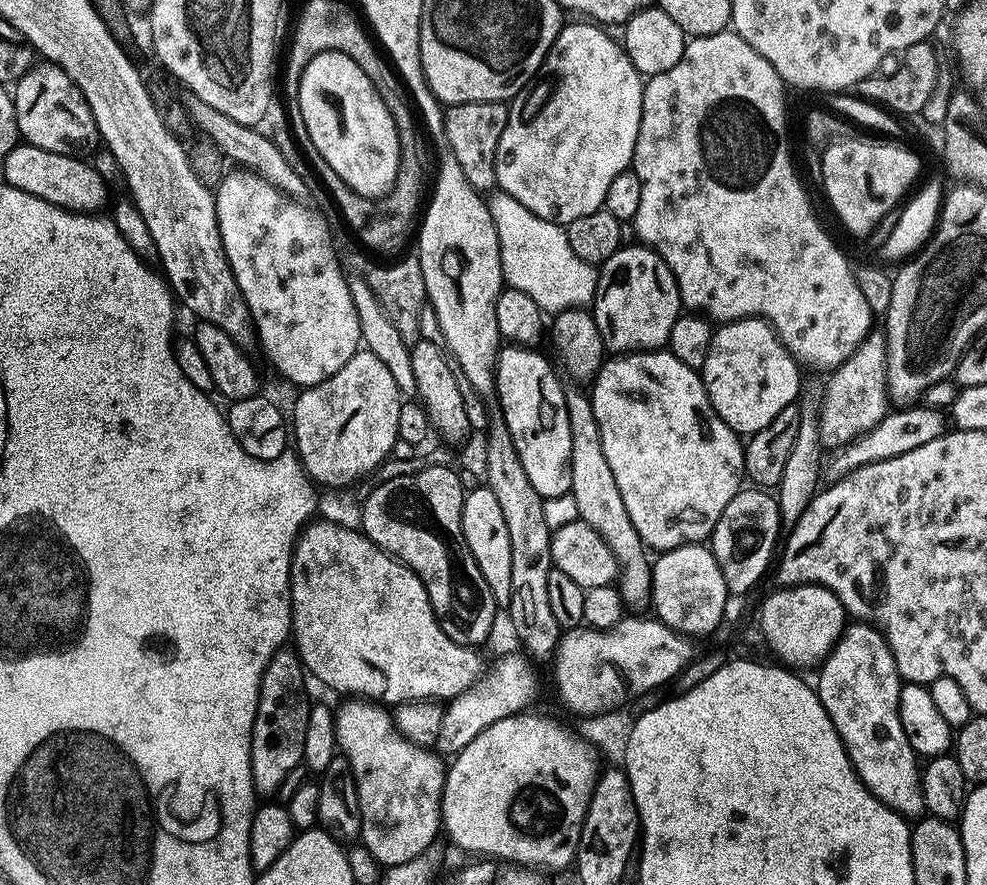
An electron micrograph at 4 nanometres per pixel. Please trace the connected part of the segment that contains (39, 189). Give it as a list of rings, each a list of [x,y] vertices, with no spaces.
[[[20,142],[10,150],[10,154],[6,154],[2,162],[2,180],[18,190],[26,190],[26,194],[34,194],[34,198],[42,198],[54,206],[67,208],[69,212],[96,214],[108,200],[108,184],[100,177],[98,169],[91,168],[86,161],[80,159],[84,158],[63,156]]]

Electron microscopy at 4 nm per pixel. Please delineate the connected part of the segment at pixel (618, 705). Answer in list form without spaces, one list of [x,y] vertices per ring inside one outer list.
[[[621,619],[613,628],[581,626],[567,629],[557,641],[556,688],[568,708],[581,714],[623,709],[626,702],[620,693],[620,680],[628,696],[644,696],[663,684],[677,679],[693,659],[689,639],[660,620]]]

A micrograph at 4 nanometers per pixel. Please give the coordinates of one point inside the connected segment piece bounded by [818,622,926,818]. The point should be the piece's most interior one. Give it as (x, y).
(859, 687)

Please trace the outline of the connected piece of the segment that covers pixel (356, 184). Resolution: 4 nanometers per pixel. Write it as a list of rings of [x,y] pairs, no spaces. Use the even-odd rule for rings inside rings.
[[[320,53],[306,66],[297,98],[310,141],[314,142],[318,154],[342,178],[342,182],[346,182],[350,190],[369,196],[372,200],[387,196],[396,184],[396,175],[400,169],[400,139],[394,118],[386,102],[382,102],[375,80],[366,78],[366,70],[362,70],[362,66],[354,62],[354,58],[344,53]]]

